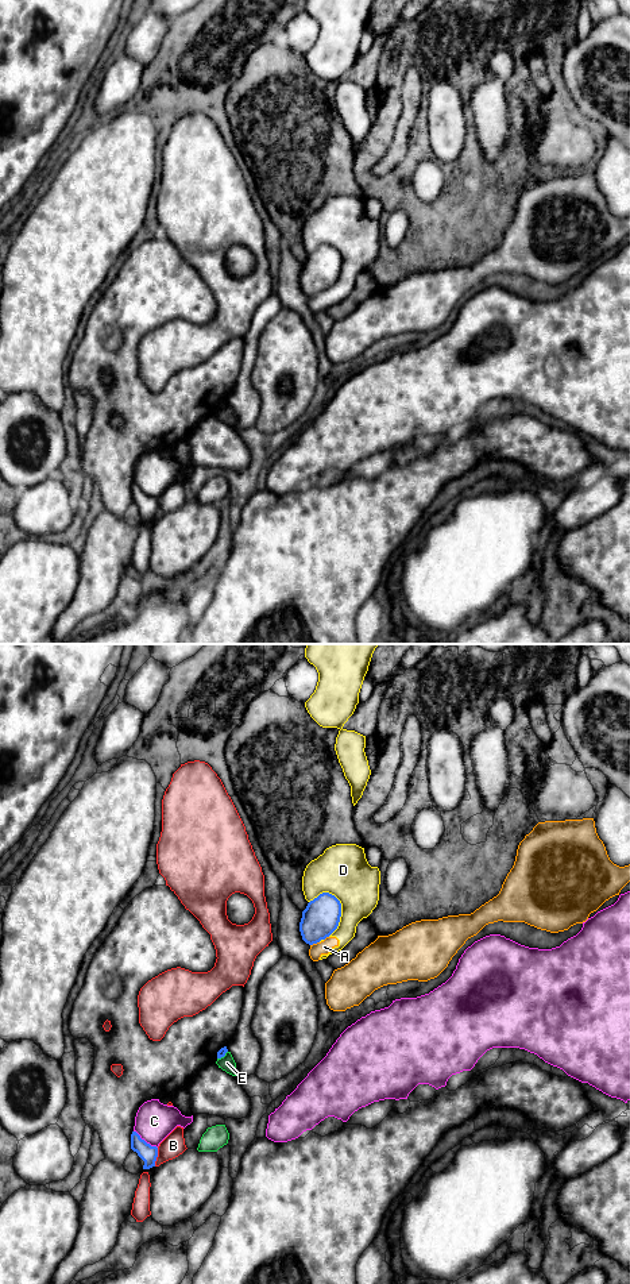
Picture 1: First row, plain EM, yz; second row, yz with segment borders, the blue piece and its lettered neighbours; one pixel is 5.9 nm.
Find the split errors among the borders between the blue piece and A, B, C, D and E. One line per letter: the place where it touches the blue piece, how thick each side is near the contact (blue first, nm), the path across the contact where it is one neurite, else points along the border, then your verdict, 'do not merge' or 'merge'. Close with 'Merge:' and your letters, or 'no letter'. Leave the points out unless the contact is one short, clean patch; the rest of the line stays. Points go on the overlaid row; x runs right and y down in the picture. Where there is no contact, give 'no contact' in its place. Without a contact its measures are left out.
A: contact yz (314, 943); calibres 220 and 80 nm; do not merge
B: contact yz (157, 1156); calibres 100 and 140 nm; do not merge
C: contact yz (145, 1141); calibres 100 and 240 nm; do not merge
D: contact yz (340, 910); calibres 220 and 300 nm; do not merge
E: contact yz (223, 1056); calibres 50 and 90 nm; do not merge
Merge: no letter

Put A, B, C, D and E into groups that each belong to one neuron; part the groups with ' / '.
A D / B / C / E

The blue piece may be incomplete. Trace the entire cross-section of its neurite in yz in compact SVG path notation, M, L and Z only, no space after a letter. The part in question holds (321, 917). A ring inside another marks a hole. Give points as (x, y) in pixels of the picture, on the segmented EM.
M329 892L320 894L302 911L299 922L302 940L309 945L325 940L337 929L340 917L340 901Z

